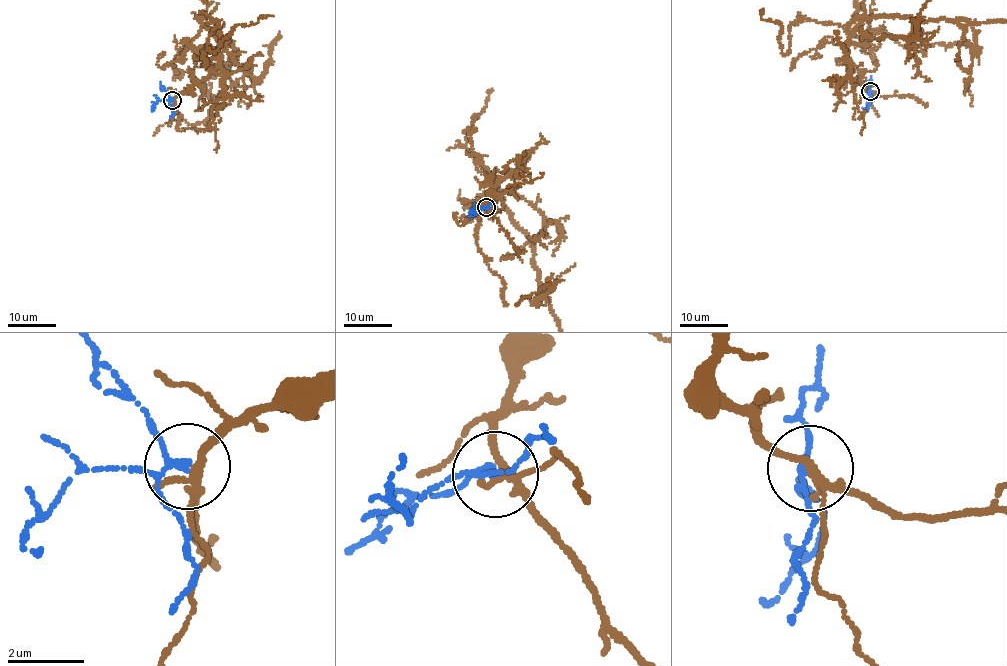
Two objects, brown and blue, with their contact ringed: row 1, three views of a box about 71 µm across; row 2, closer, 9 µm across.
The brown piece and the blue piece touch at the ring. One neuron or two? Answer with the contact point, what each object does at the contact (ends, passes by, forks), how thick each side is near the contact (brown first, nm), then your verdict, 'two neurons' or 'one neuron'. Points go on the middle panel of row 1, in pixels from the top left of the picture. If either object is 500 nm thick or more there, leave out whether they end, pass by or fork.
place (486, 207); brown forks; blue forks; calibres 180 and 130 nm; two neurons

